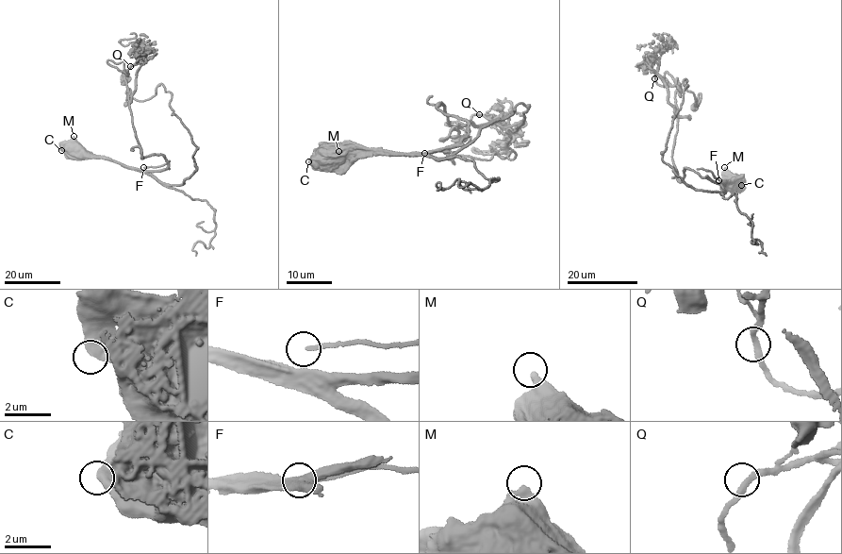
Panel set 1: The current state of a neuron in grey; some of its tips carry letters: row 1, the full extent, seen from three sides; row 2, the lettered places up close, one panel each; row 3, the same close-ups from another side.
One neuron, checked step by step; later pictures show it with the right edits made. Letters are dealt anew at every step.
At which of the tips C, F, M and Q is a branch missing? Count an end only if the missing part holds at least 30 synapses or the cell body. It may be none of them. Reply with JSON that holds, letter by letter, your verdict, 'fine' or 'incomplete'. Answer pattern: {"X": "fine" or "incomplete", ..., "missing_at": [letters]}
{"C": "fine", "F": "incomplete", "M": "fine", "Q": "fine", "missing_at": ["F"]}

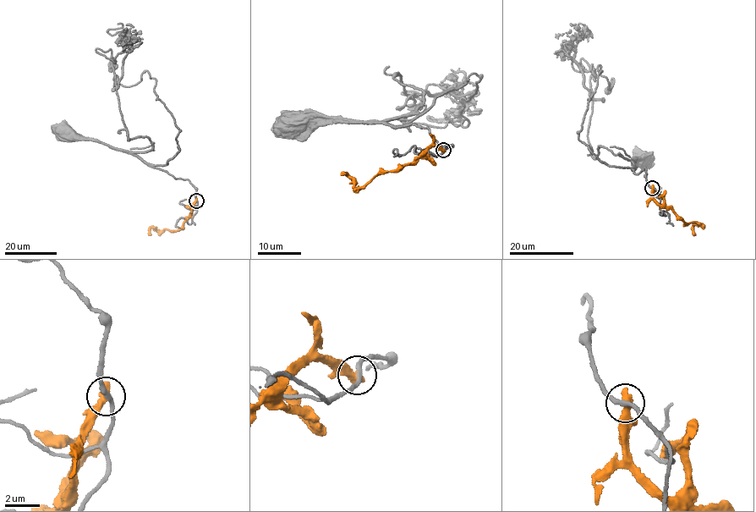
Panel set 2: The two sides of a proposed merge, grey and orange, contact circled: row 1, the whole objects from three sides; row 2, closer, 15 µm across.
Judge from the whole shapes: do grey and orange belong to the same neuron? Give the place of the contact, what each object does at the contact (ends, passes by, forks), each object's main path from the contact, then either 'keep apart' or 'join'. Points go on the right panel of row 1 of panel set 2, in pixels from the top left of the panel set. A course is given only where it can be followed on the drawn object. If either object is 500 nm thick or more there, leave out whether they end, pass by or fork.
place (652, 188); course grey (652, 188), (646, 169), (636, 174), (632, 169), (636, 168), (633, 160), (638, 163), (639, 160); course orange (652, 188), (653, 197), (660, 206), (669, 207), (687, 224), (694, 222), (700, 224), (693, 225), (694, 235); keep apart

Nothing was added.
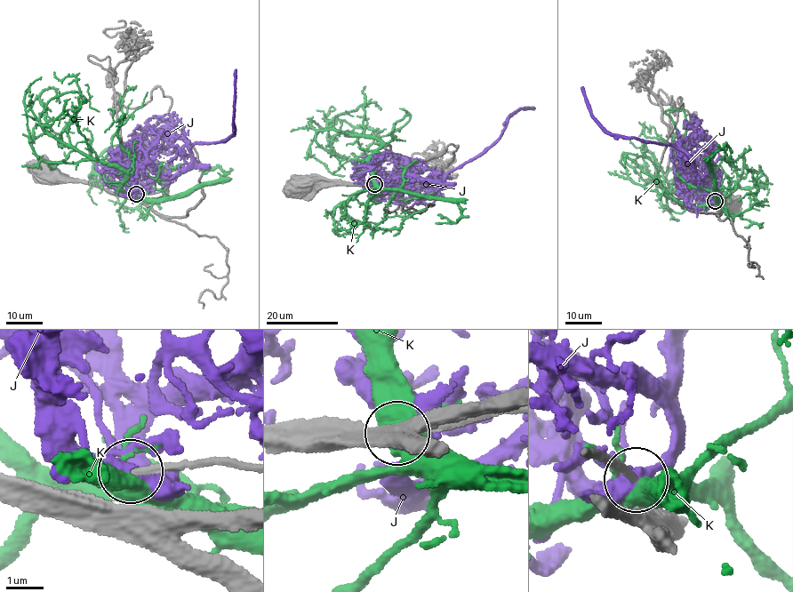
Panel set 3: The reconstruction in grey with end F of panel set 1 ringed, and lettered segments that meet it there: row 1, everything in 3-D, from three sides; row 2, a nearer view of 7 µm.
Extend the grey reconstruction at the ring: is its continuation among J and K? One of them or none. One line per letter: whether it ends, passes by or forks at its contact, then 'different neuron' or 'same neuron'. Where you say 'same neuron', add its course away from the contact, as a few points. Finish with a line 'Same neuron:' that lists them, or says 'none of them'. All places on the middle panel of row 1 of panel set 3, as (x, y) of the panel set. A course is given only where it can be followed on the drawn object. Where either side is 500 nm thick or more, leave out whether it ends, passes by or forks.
J: it forks | different neuron
K: different neuron
Same neuron: none of them

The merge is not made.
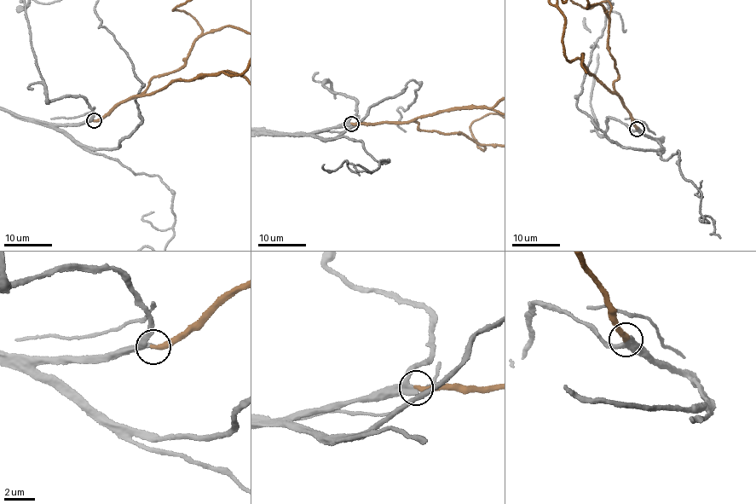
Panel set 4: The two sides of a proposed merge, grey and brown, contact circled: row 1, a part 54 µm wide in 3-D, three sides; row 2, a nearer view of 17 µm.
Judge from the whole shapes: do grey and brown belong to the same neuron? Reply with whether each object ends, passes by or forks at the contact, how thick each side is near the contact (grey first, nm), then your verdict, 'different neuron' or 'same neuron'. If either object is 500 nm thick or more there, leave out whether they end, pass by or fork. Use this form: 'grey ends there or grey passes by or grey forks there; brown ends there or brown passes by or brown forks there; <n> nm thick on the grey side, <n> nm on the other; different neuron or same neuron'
grey passes by; brown ends there; 280 nm thick on the grey side, 340 nm on the other; same neuron

